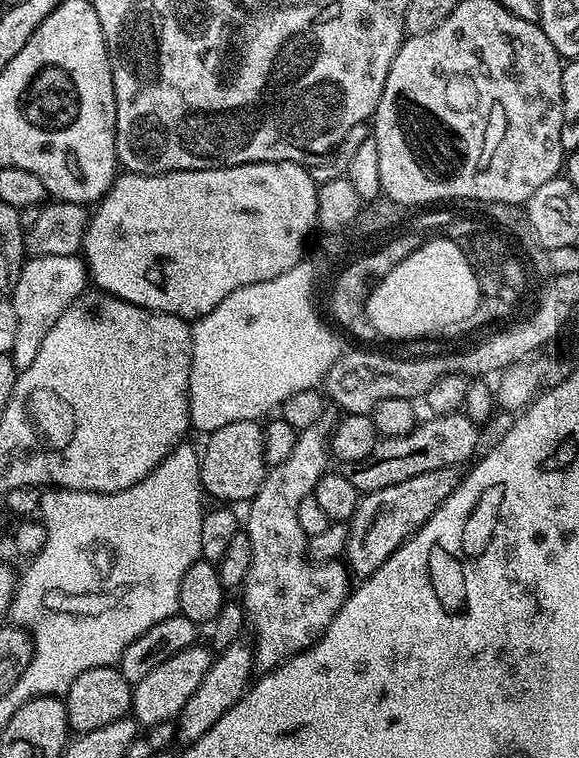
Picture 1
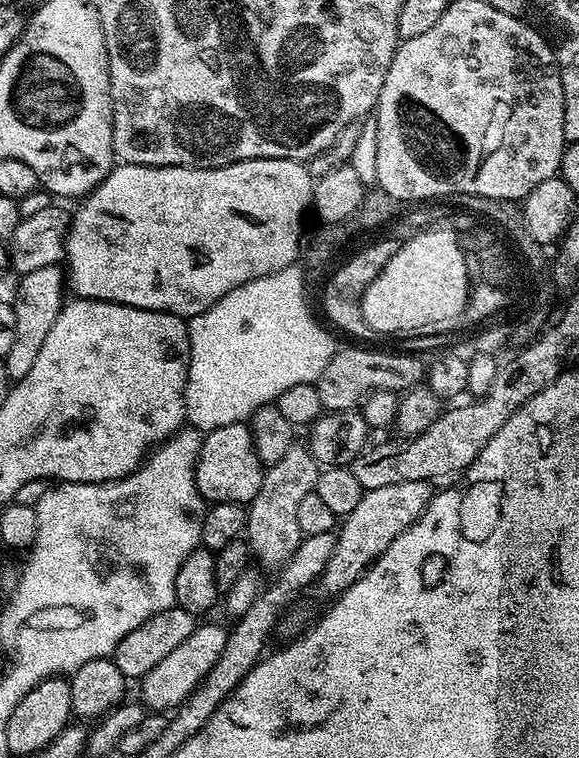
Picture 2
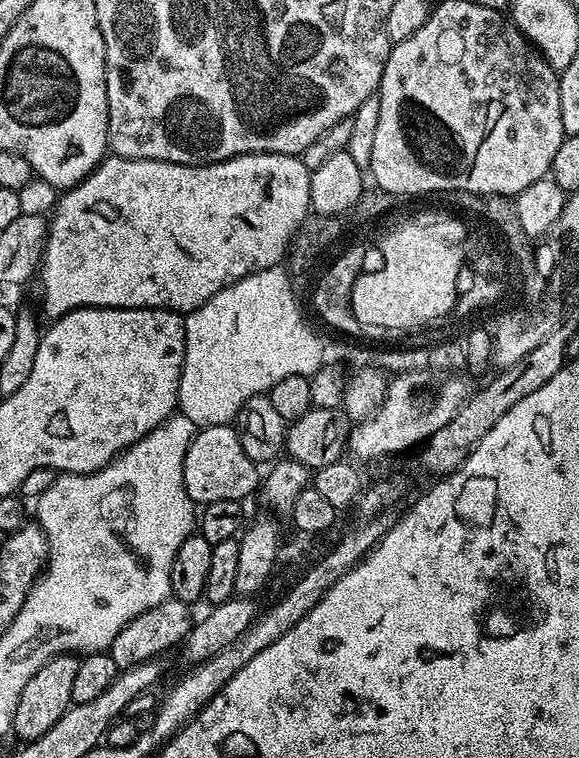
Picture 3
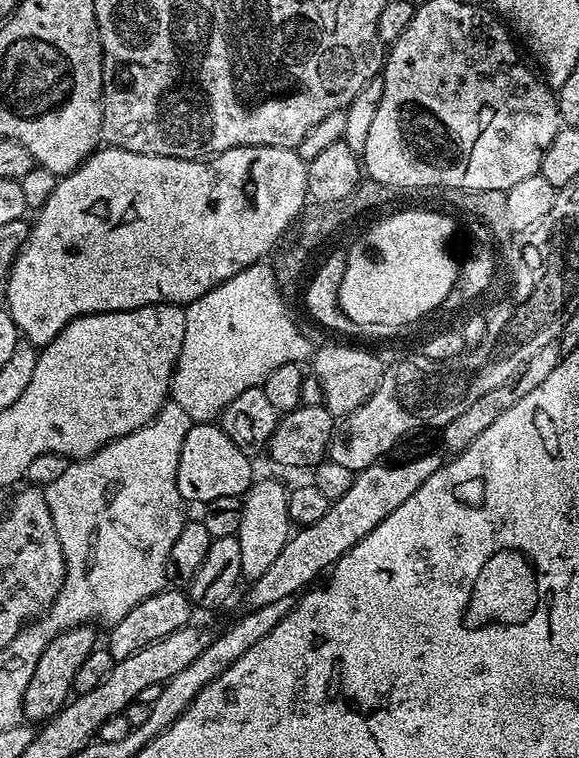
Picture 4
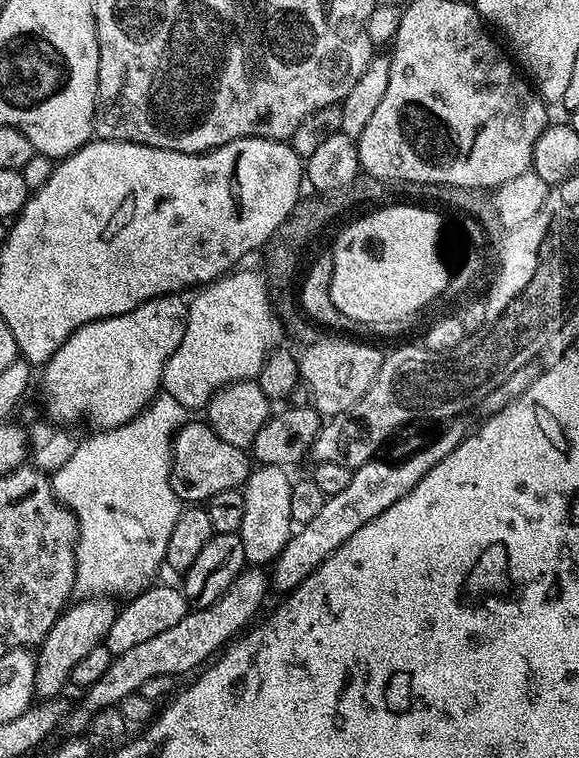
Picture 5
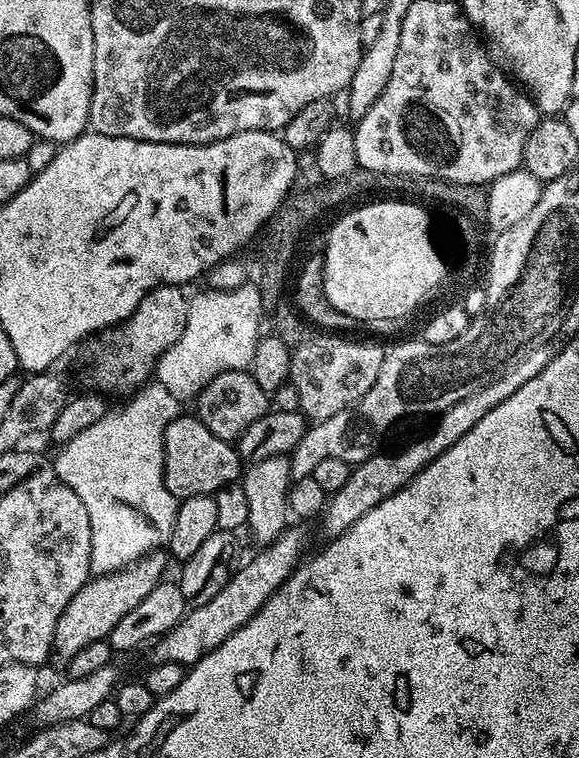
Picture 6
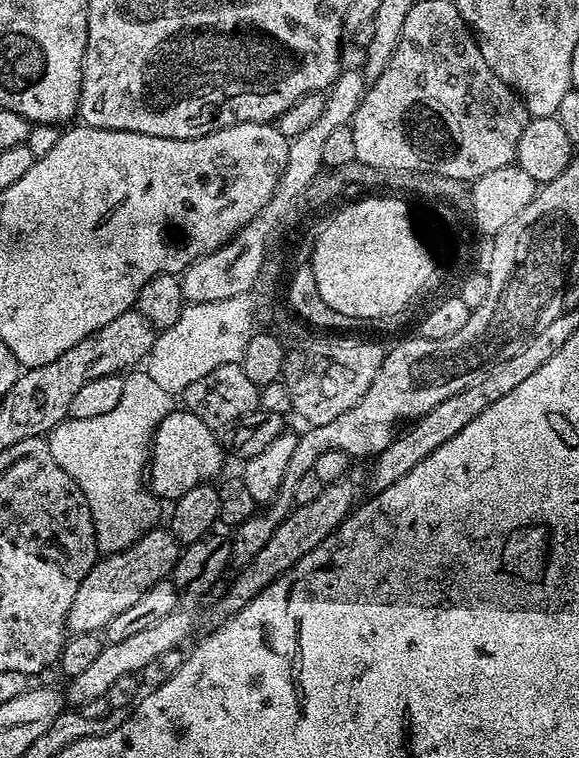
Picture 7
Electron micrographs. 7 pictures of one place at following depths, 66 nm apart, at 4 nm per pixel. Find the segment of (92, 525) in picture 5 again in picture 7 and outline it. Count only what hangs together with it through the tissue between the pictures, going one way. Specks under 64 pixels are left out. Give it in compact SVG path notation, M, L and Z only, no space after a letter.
M105 414L81 420L69 418L53 428L46 439L50 454L54 454L54 462L58 462L58 466L78 482L82 494L86 494L90 514L96 523L96 546L101 553L121 552L161 523L161 501L152 495L146 483L150 458L144 454L144 440L136 440L136 428L132 428L132 432L128 432L128 428L112 428L112 420L108 420Z

